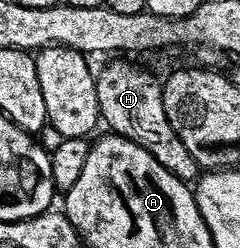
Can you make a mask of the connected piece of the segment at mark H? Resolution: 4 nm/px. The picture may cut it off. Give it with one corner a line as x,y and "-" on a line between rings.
108,63
96,75
96,92
98,93
100,118
105,124
108,122
112,126
109,128
115,134
126,137
130,141
134,141
142,149
146,149
146,153
150,153
150,157
154,157
154,161
158,161
158,165
170,169
170,173
174,173
174,177
192,181
201,174
202,168
190,155
189,150
182,145
177,133
174,133
173,126
166,119
166,112
162,105
162,83
159,78
156,80
154,76
147,75
144,71
135,71
132,67
119,67
116,63

